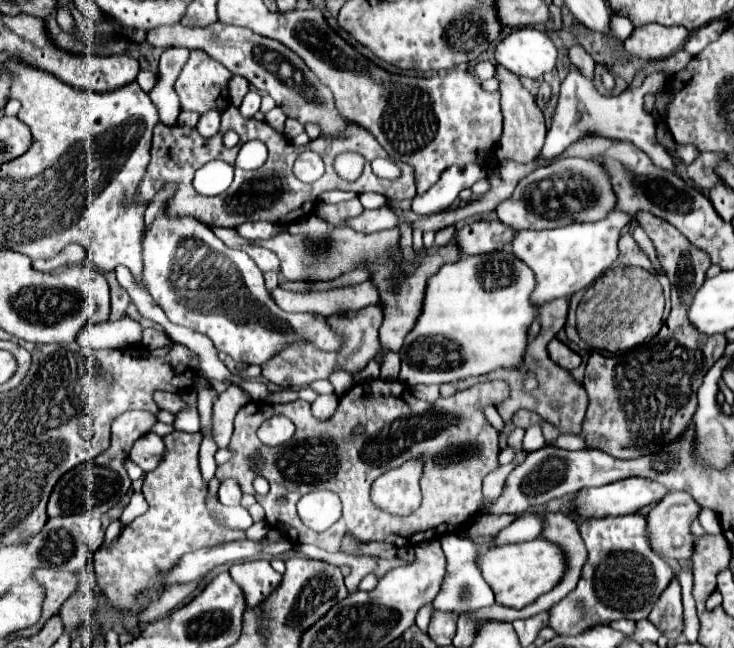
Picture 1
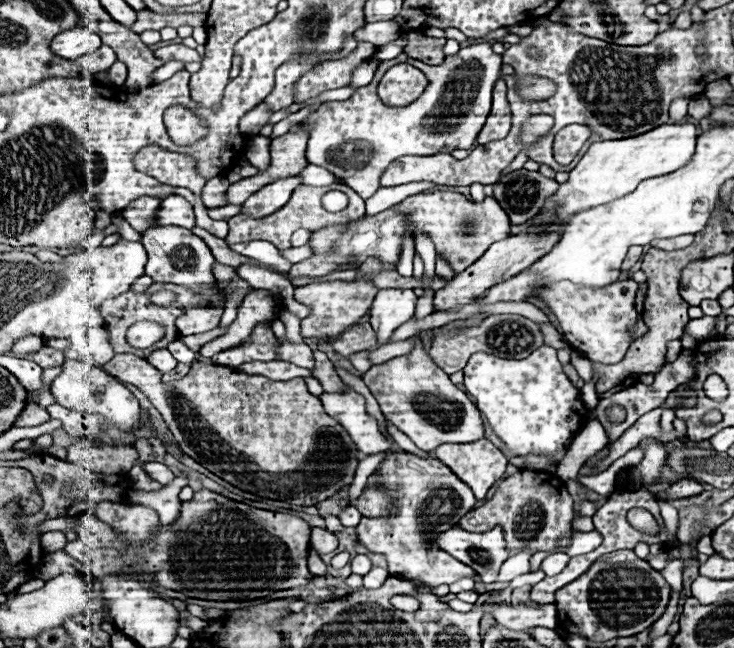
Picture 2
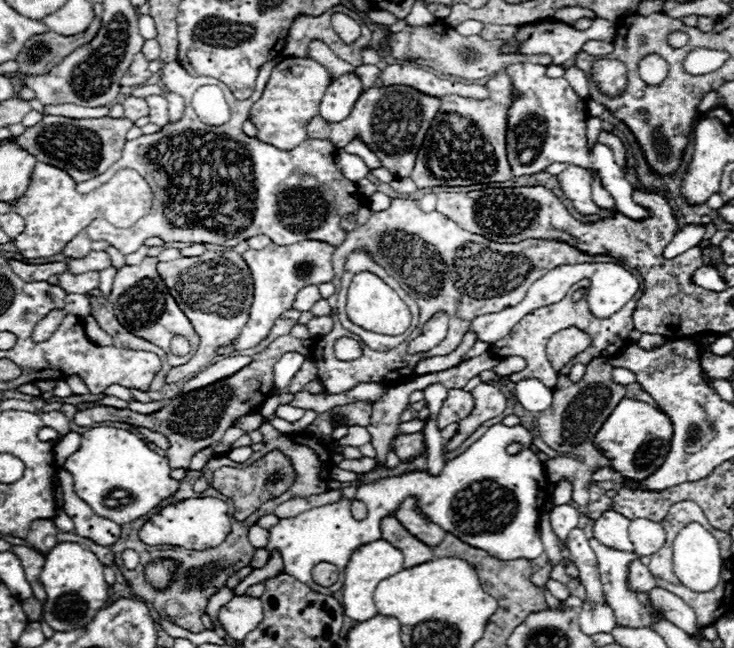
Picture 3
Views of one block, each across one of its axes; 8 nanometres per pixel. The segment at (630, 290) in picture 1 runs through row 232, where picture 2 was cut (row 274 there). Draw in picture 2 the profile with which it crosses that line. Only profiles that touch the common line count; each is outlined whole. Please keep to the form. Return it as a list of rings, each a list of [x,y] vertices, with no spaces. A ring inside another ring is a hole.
[[[632,246],[630,252],[628,252],[628,256],[626,256],[626,260],[624,260],[624,264],[622,264],[622,272],[626,274],[626,278],[630,278],[628,272],[640,260],[640,256],[642,256],[642,246]]]

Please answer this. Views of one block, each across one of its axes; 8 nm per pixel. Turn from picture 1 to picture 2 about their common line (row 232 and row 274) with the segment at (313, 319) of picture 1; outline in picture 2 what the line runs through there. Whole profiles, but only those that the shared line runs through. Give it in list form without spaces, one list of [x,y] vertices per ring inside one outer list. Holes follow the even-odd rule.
[[[158,226],[158,228],[146,230],[140,242],[148,252],[146,276],[150,276],[154,282],[184,286],[184,288],[190,288],[194,294],[200,294],[204,286],[216,284],[216,278],[212,274],[212,266],[216,260],[210,248],[202,242],[202,238],[192,234],[192,230],[180,228],[180,226]]]

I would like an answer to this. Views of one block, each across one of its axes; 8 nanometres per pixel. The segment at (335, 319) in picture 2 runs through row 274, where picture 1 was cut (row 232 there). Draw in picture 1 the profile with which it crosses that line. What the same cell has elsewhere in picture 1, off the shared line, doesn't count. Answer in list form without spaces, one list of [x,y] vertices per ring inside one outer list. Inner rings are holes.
[[[382,206],[376,210],[364,210],[360,216],[356,218],[348,218],[346,226],[350,226],[356,232],[378,232],[378,230],[390,230],[394,226],[398,226],[398,218],[392,212],[390,206]]]

